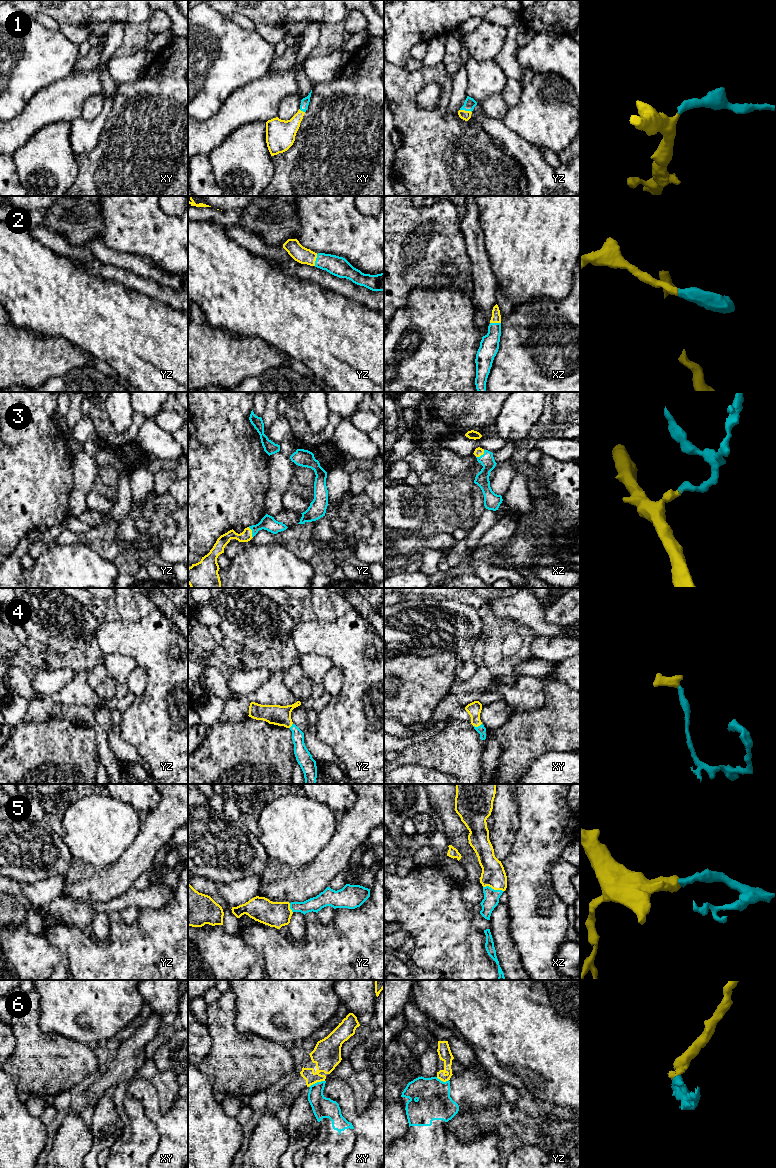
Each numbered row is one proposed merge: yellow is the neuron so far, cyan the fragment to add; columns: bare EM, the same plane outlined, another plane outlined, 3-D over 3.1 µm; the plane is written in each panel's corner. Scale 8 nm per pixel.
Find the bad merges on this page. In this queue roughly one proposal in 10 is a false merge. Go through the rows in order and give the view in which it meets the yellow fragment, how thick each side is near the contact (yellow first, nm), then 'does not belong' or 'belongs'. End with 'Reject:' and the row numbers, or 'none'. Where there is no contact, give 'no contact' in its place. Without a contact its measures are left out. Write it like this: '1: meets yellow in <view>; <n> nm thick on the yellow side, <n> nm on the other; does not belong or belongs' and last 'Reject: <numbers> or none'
1: meets yellow in yz; 80 nm thick on the yellow side, 90 nm on the other; belongs
2: meets yellow in yz; 130 nm thick on the yellow side, 160 nm on the other; belongs
3: meets yellow in xz; 70 nm thick on the yellow side, 110 nm on the other; belongs
4: meets yellow in xy; 110 nm thick on the yellow side, 70 nm on the other; belongs
5: meets yellow in xz; 190 nm thick on the yellow side, 130 nm on the other; belongs
6: meets yellow in xy; 220 nm thick on the yellow side, 170 nm on the other; does not belong
Reject: 6

